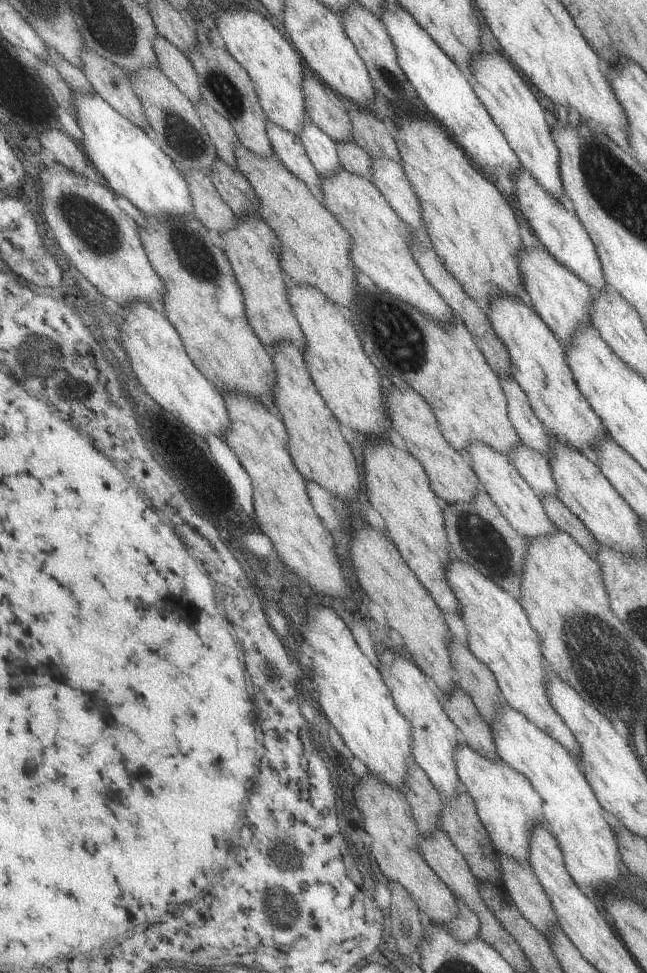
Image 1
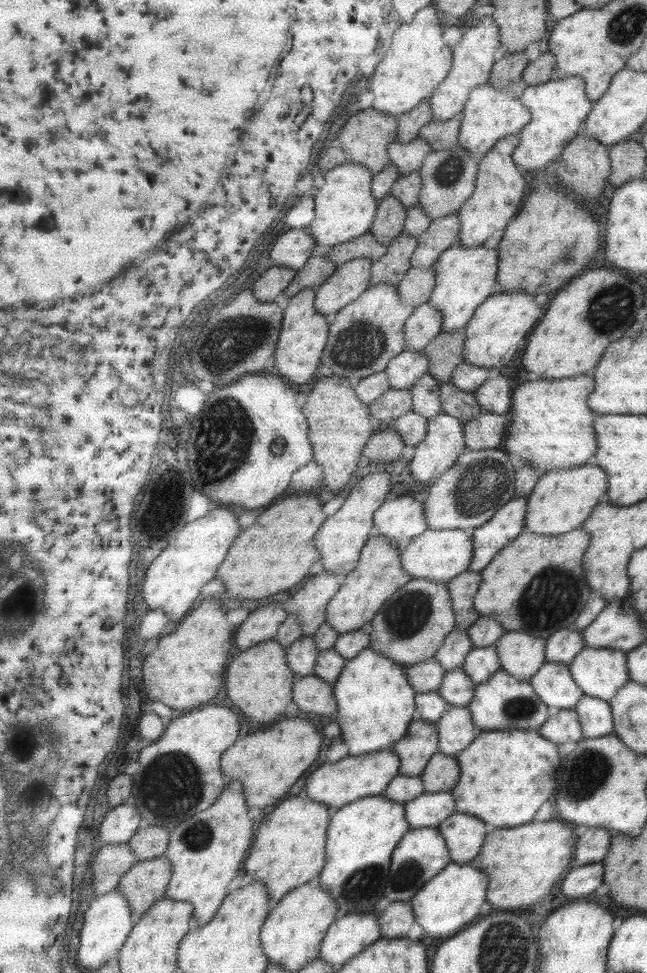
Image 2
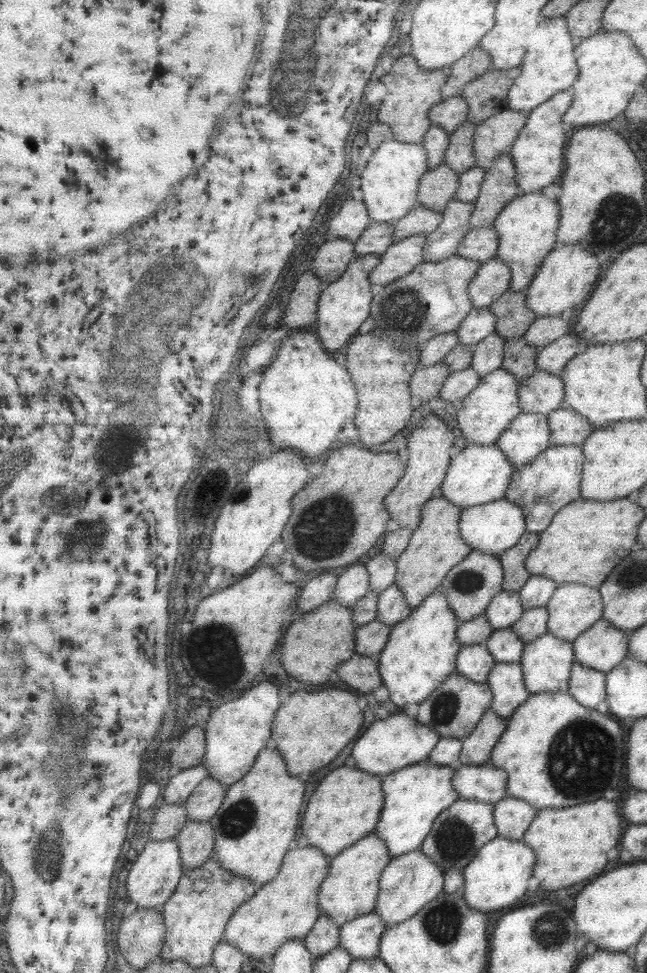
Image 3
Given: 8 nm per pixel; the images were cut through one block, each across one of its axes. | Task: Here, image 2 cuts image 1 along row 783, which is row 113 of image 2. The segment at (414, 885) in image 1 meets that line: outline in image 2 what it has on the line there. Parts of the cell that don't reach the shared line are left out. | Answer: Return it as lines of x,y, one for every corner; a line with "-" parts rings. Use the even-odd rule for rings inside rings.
369,108
360,110
350,116
338,130
336,139
339,141
339,148
347,156
348,162
365,166
374,175
389,162
387,145
395,140
396,130
396,117
387,116
383,112
377,112
377,110

